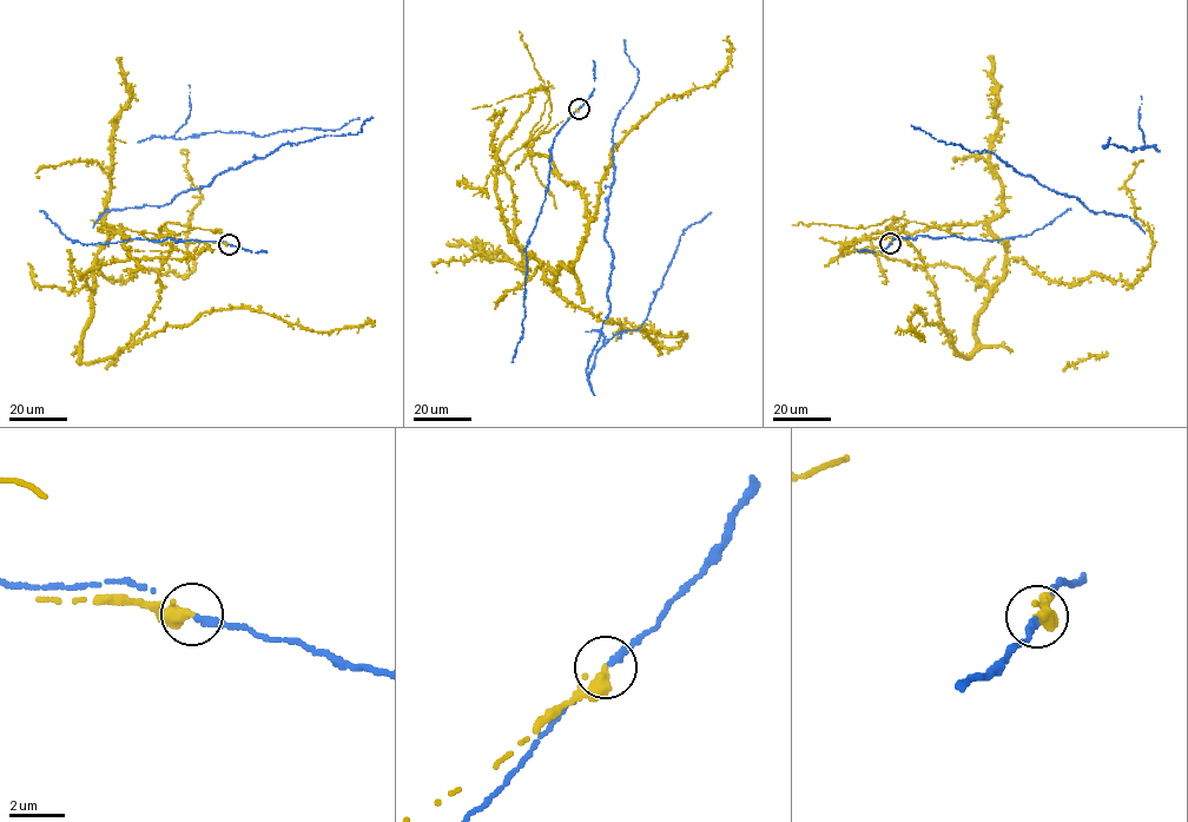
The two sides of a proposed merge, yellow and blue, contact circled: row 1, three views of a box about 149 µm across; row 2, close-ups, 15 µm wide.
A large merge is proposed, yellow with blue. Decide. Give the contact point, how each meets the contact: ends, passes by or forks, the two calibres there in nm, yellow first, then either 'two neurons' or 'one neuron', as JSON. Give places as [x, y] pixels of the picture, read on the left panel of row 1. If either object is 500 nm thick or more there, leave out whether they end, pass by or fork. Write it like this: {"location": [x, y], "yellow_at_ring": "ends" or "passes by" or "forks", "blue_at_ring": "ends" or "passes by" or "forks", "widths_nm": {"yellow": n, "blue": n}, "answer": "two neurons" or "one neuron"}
{"location": [229, 244], "yellow_at_ring": "passes by", "blue_at_ring": "ends", "widths_nm": {"yellow": 280, "blue": 320}, "answer": "two neurons"}

